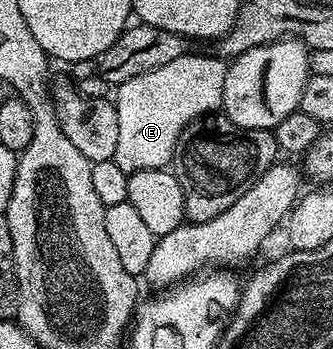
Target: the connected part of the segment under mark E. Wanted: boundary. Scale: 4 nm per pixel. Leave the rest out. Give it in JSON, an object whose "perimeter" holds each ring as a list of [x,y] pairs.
{"perimeter":[[[191,52],[180,59],[172,59],[164,67],[156,67],[156,71],[148,71],[144,75],[136,75],[136,79],[128,79],[123,85],[117,86],[116,108],[118,111],[118,138],[113,160],[126,174],[145,169],[165,169],[174,160],[176,139],[197,117],[213,114],[221,106],[224,95],[224,75],[227,62],[217,55],[201,57]]]}

